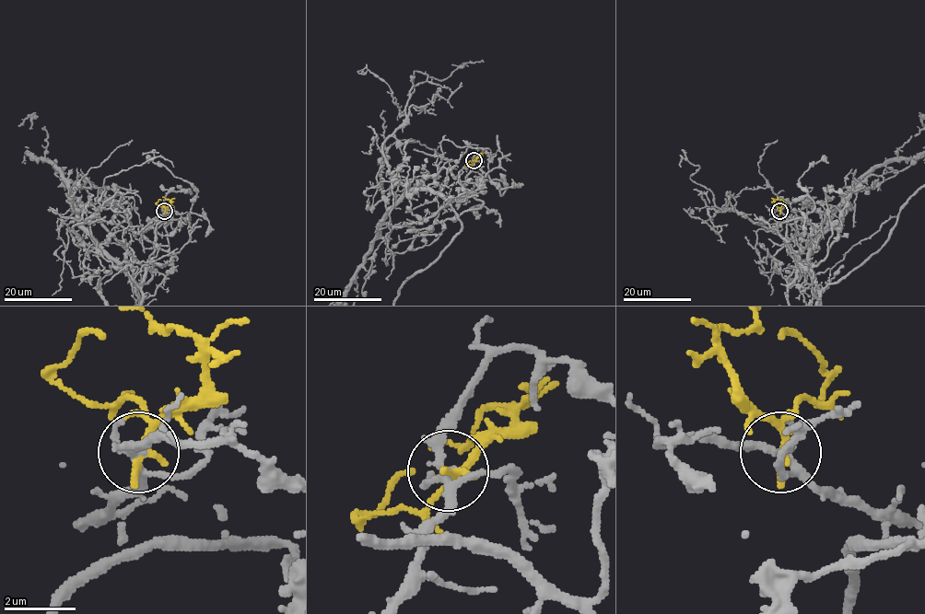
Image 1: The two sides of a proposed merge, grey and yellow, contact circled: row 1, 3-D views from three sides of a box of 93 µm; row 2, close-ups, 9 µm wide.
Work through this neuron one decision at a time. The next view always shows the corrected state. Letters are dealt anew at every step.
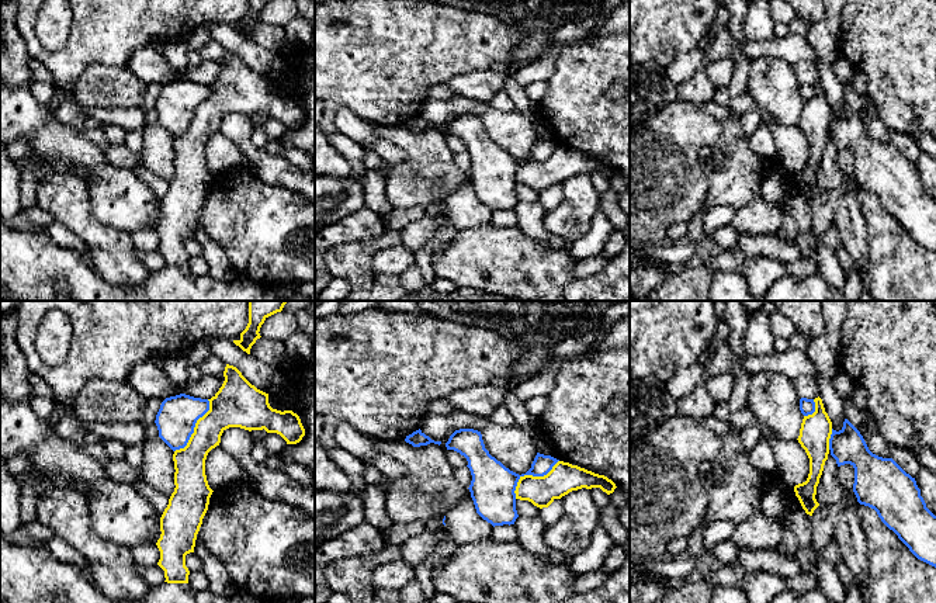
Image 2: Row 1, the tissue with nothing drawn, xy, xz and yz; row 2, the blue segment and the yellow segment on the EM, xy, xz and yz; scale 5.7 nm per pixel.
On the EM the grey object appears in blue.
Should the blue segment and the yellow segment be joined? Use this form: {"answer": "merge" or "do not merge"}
{"answer": "do not merge"}

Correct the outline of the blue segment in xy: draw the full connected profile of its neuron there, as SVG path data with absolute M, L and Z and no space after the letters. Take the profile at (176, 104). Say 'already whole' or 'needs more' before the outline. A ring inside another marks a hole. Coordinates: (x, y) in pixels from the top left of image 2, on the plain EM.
already whole; M186 79L166 83L156 100L159 122L173 135L184 134L195 108L209 96L209 86Z

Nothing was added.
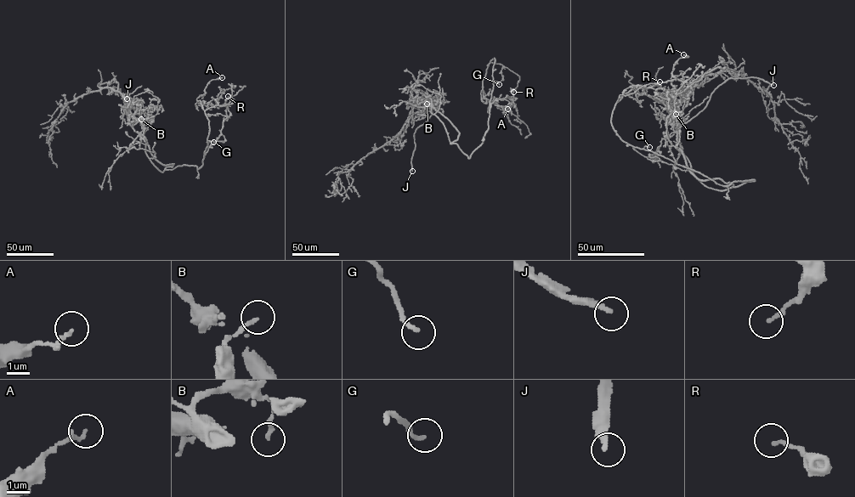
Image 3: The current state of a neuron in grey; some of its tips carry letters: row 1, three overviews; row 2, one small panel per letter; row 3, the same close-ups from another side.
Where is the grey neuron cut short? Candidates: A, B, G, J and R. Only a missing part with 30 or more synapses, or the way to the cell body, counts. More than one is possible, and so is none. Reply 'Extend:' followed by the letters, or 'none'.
Extend: G, J

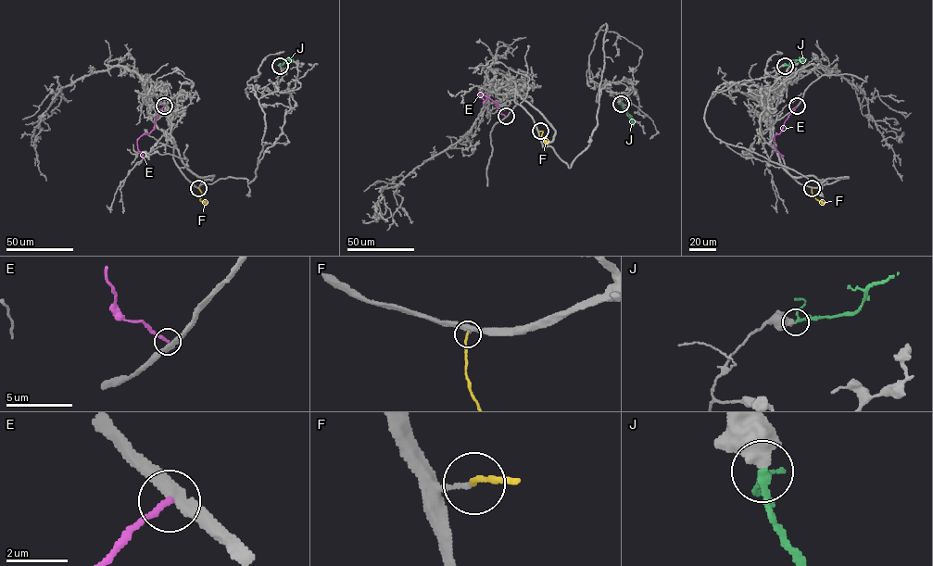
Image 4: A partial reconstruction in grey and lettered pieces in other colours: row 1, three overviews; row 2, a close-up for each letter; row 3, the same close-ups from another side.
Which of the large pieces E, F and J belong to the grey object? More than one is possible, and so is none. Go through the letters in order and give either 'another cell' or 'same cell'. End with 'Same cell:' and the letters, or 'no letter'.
E: another cell
F: same cell
J: another cell
Same cell: F

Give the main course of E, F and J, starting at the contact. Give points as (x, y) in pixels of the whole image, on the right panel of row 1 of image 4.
E: (797, 106), (784, 122), (783, 128), (775, 136), (774, 145), (783, 157)
F: (812, 188), (813, 195), (825, 203)
J: (784, 65), (806, 59)

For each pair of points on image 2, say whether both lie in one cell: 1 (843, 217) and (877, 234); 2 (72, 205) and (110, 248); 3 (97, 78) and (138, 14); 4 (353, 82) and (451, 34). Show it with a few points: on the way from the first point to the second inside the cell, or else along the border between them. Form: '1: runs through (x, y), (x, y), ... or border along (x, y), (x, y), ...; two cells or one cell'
1: border along (856, 198), (865, 219), (867, 262); two cells
2: runs through (78, 215), (100, 238); one cell
3: border along (124, 65), (92, 63), (76, 80); two cells
4: runs through (377, 58), (402, 45), (427, 42); one cell

